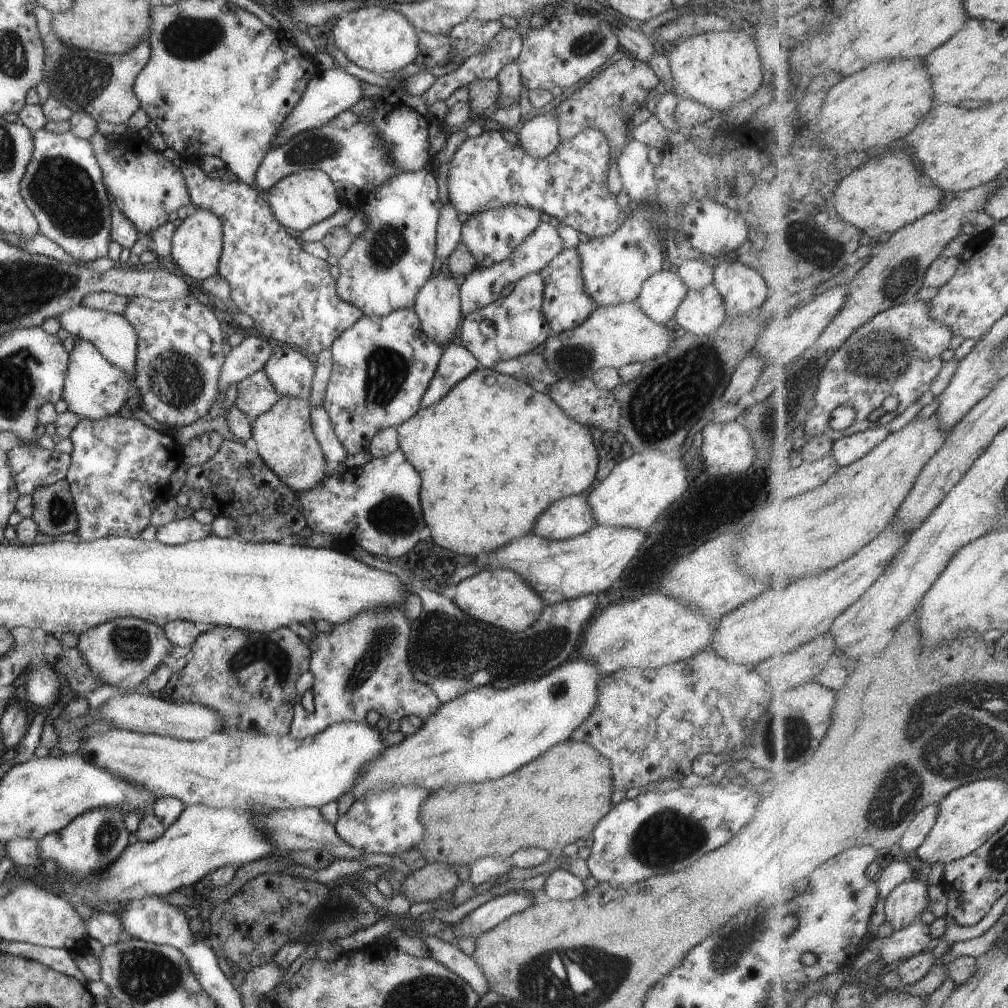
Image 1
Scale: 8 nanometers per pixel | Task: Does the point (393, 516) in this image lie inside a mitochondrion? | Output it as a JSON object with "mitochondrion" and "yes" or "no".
{"mitochondrion":"yes"}

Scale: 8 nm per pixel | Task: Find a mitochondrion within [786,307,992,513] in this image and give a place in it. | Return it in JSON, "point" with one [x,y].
{"point":[883,357]}

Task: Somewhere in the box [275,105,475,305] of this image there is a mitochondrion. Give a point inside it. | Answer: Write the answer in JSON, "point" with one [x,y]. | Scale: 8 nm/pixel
{"point":[310,150]}

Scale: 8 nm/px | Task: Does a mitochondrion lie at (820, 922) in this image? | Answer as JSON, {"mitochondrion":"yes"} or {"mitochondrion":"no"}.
{"mitochondrion":"no"}

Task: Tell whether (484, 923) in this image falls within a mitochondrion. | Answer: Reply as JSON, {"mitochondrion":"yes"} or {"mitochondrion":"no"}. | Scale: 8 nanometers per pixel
{"mitochondrion":"no"}

